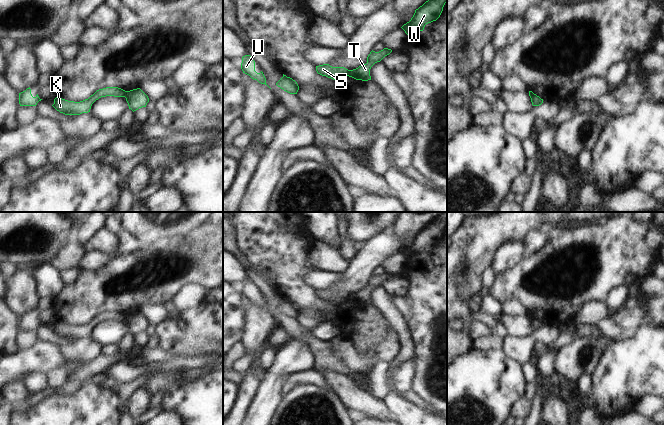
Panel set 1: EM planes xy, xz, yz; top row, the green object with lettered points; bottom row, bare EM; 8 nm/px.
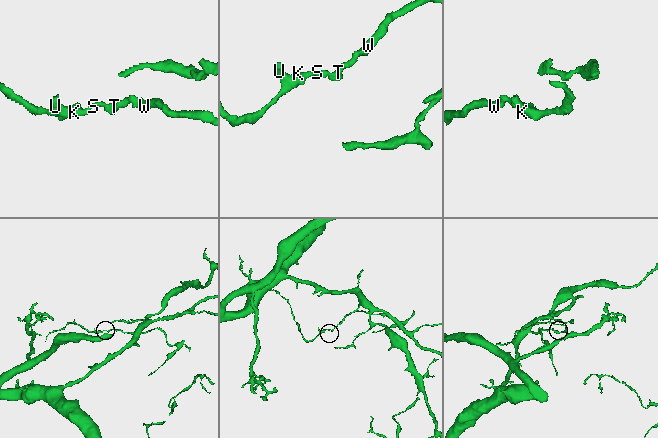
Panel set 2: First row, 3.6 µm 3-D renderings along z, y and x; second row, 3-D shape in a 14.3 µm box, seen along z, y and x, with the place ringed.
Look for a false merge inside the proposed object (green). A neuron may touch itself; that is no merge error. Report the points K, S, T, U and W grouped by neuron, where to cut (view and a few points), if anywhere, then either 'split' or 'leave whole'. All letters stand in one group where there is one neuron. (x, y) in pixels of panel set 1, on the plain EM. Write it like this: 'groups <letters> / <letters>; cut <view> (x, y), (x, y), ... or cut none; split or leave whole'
groups K S U / T W; cut xy (126, 315), (123, 320); split

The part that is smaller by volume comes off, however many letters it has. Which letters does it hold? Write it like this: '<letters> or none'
K, S, U

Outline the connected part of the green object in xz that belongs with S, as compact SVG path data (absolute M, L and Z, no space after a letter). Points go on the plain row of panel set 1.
M329 288L316 290L316 295L322 300L326 300L333 304L340 304L348 299L349 294L344 291L332 291Z

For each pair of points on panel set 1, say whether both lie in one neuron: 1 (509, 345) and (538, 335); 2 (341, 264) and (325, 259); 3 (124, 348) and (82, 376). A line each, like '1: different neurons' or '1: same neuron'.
1: same neuron
2: same neuron
3: same neuron

